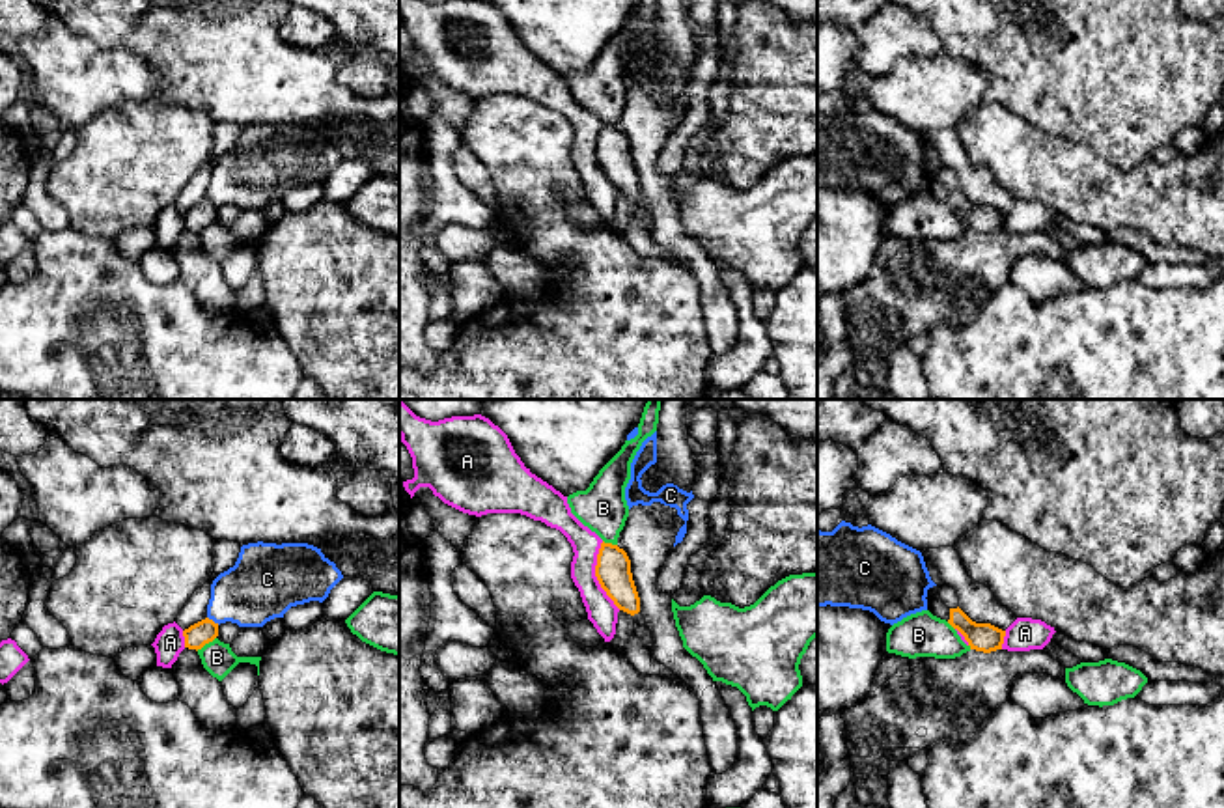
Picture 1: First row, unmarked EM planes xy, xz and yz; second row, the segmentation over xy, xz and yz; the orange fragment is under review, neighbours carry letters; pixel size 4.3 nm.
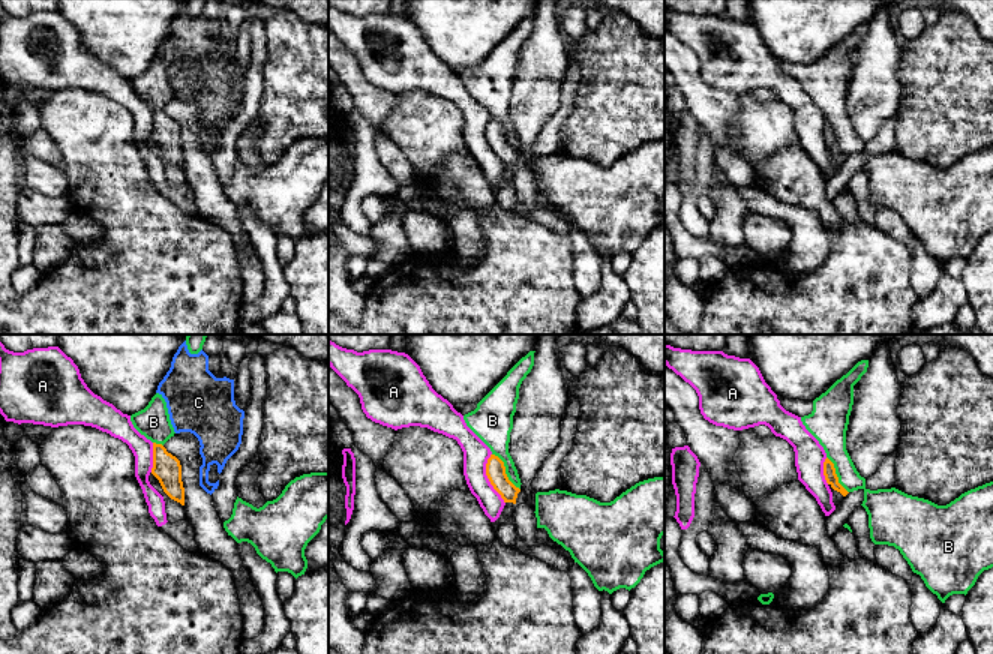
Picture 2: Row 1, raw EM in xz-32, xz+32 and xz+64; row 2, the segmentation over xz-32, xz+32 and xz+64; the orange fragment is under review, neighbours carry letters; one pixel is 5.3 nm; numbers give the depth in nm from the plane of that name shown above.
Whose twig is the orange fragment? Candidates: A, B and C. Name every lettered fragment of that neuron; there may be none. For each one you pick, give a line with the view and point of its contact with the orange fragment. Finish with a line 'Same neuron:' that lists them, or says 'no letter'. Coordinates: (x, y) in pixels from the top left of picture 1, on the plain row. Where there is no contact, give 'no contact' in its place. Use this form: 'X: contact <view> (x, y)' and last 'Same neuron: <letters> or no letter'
Same neuron: no letter

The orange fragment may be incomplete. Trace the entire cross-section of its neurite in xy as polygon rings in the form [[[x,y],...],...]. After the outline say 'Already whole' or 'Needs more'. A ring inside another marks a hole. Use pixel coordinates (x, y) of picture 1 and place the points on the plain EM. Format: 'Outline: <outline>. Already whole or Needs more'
Outline: [[[205,200],[185,211],[183,218],[185,218],[185,230],[198,233],[218,218],[218,205]]]. Already whole

